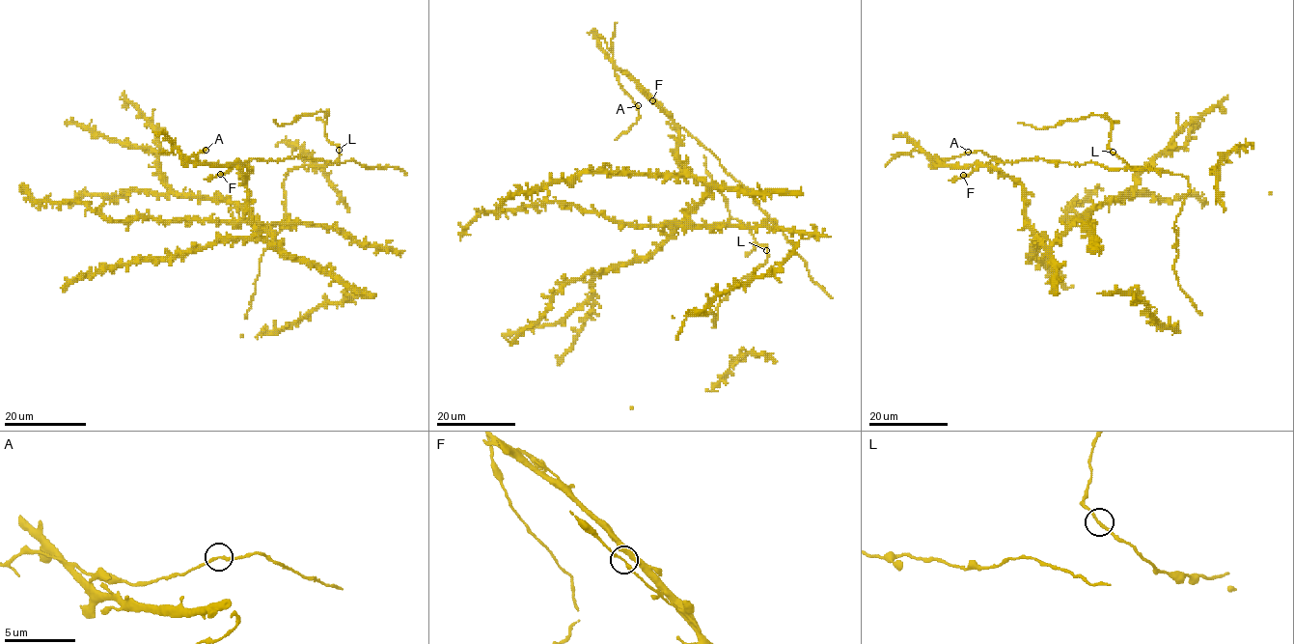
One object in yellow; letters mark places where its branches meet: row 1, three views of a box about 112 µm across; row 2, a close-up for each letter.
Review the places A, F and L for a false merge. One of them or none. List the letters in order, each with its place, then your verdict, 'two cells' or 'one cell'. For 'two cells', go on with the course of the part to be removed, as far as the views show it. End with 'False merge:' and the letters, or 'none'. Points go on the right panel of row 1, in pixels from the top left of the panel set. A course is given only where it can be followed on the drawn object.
A: at (968, 152); two cells; foreign part runs (968, 152), (979, 151), (1003, 161)
F: at (963, 175); one cell
L: at (1113, 152); one cell
False merge: A

